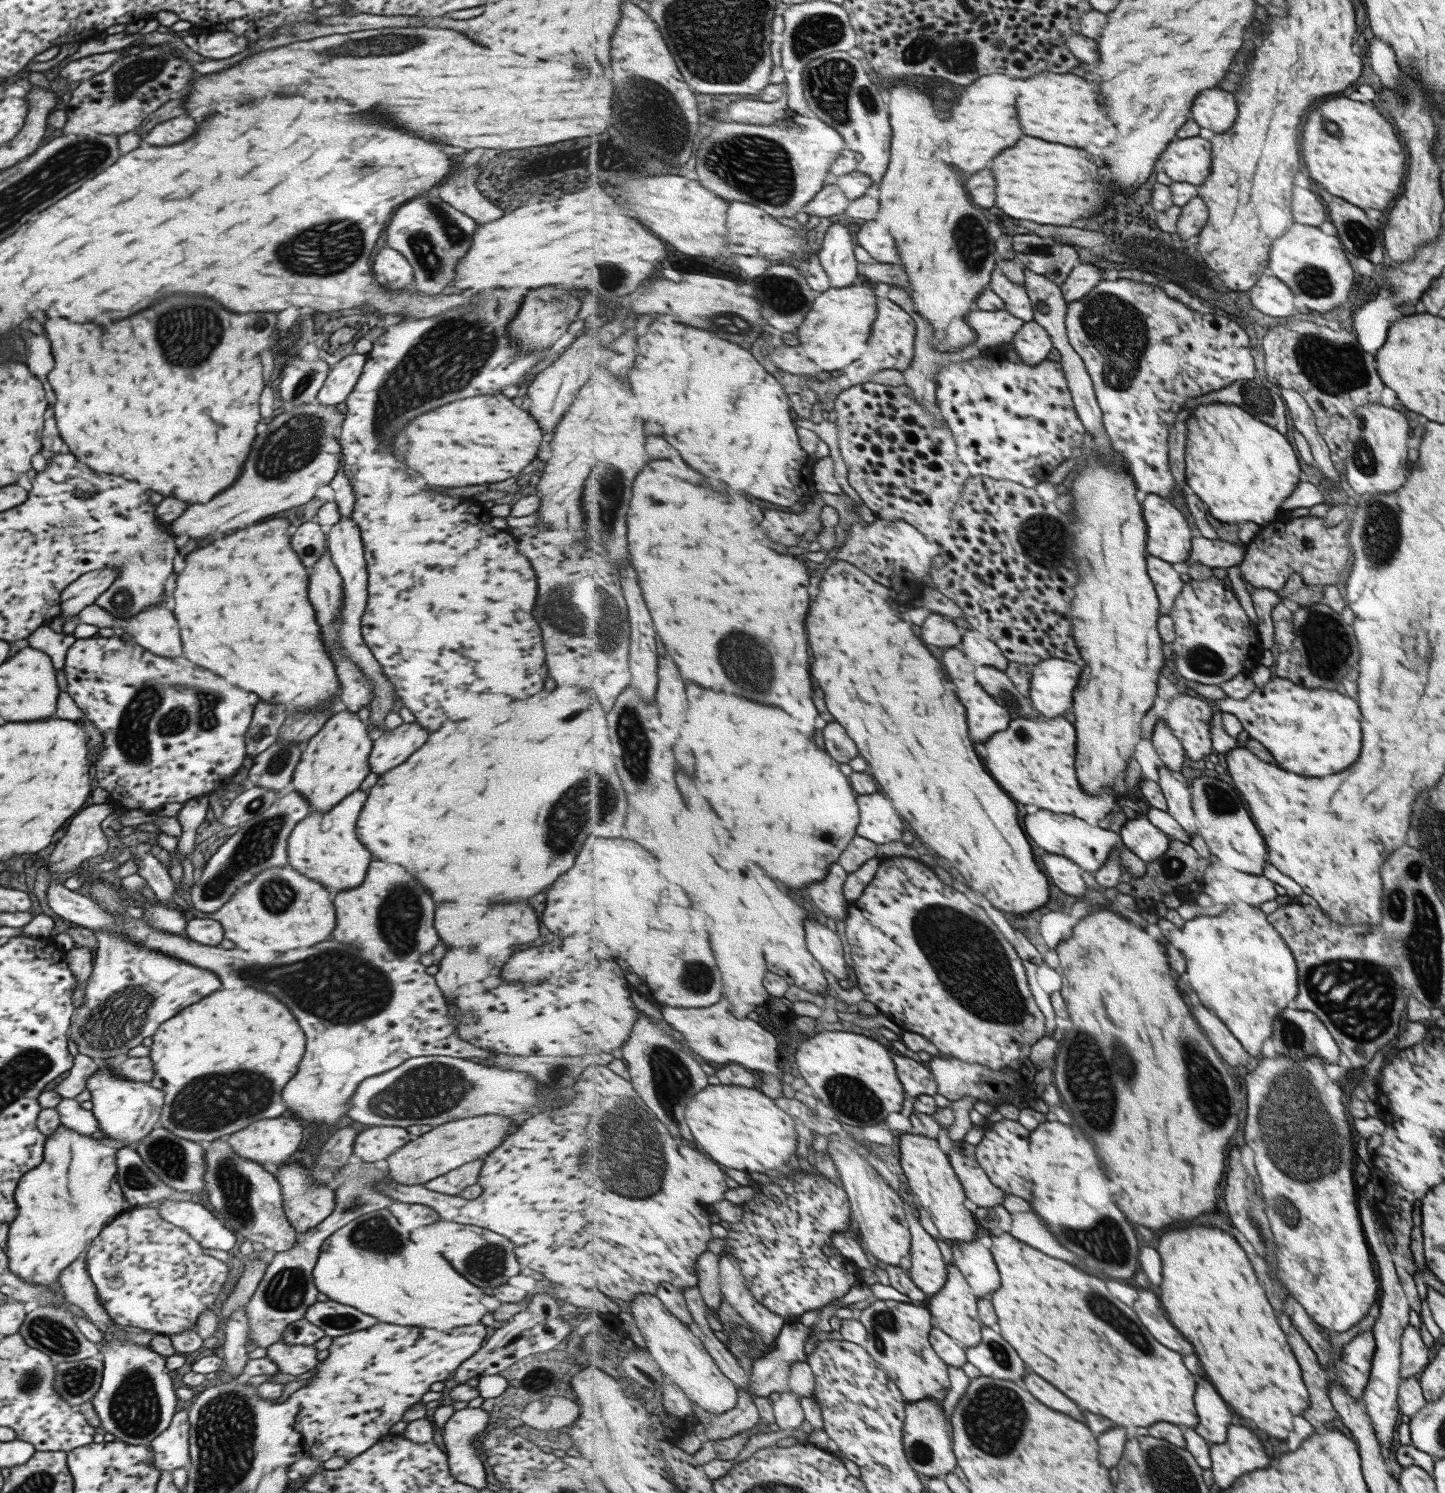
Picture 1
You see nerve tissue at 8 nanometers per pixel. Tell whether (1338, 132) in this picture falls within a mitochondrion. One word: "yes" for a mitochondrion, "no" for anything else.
yes

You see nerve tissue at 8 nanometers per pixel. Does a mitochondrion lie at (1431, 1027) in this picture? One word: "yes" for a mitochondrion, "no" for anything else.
no

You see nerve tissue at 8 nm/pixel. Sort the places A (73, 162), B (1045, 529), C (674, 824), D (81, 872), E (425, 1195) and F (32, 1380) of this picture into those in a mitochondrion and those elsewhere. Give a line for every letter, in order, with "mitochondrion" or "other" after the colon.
A: mitochondrion
B: mitochondrion
C: other
D: other
E: other
F: mitochondrion

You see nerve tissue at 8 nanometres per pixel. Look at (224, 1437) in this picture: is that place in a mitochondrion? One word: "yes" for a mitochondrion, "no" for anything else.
yes

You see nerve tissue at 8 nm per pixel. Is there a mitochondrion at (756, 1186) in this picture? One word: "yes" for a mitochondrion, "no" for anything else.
no

